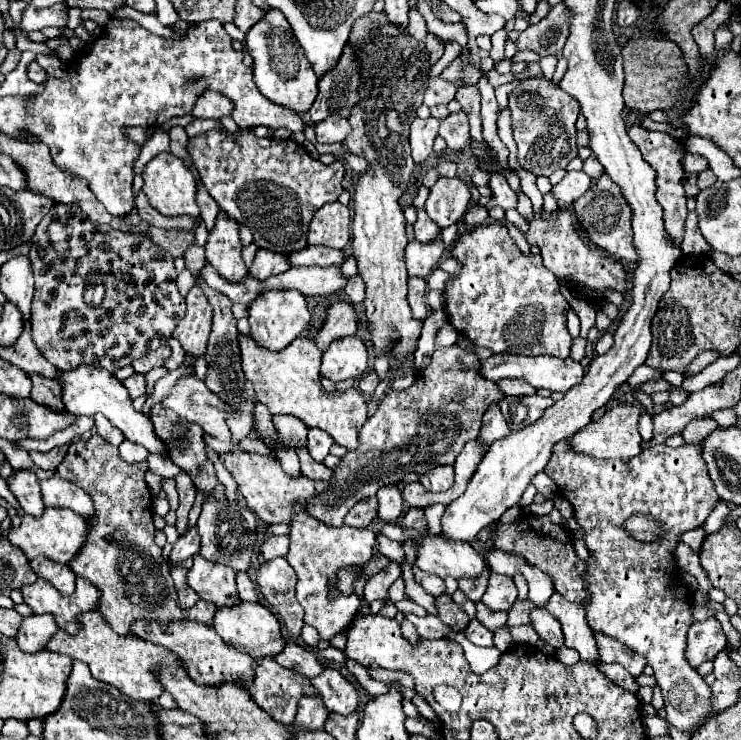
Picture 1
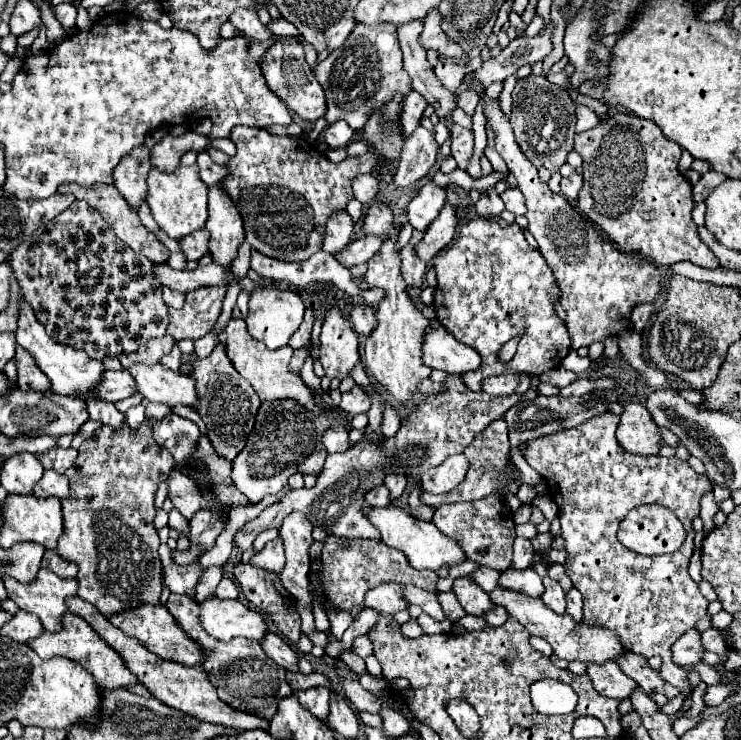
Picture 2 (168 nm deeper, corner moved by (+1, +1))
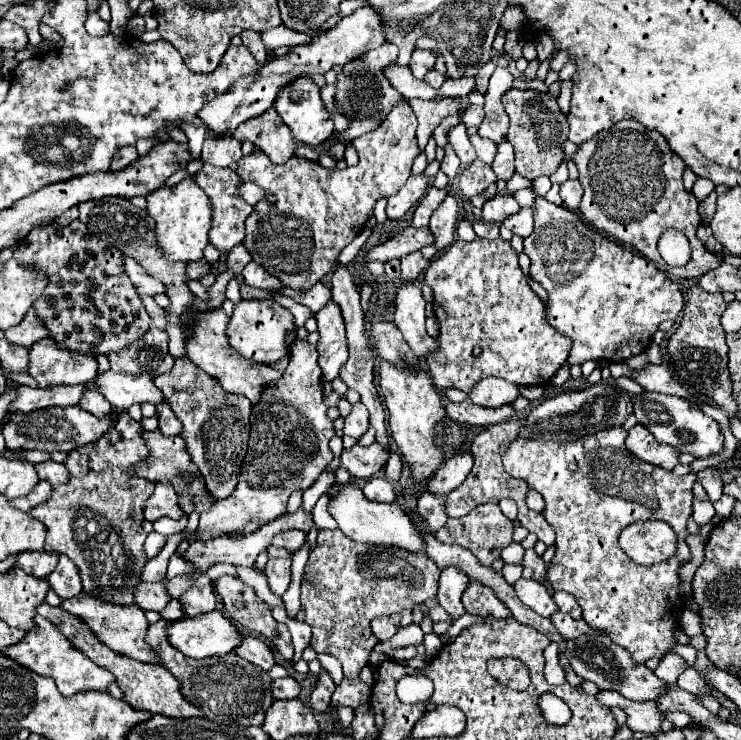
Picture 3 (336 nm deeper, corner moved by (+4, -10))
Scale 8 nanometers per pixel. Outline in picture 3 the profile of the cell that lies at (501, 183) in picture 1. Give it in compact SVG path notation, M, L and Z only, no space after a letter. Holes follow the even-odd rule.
M522 208L518 214L512 214L512 216L508 216L502 224L508 228L508 230L512 230L516 236L520 236L520 238L526 238L526 236L530 236L530 232L534 232L532 228L534 228L534 218L532 218L532 208Z

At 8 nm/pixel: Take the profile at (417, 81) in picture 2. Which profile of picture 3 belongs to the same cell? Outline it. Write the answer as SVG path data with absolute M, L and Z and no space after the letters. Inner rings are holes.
M460 122L458 126L450 128L448 130L448 142L452 146L452 150L456 152L456 156L460 158L460 168L458 168L458 174L456 176L462 176L462 172L472 164L472 160L476 158L476 152L468 140L468 134L466 134L466 126Z

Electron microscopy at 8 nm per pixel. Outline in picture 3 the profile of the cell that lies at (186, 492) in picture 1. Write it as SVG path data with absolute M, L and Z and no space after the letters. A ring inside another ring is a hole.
M156 482L156 488L154 488L152 496L146 500L142 510L144 510L144 518L150 522L154 522L162 516L168 516L172 520L180 520L184 516L182 508L178 508L176 492L174 492L172 484L166 484L166 482Z

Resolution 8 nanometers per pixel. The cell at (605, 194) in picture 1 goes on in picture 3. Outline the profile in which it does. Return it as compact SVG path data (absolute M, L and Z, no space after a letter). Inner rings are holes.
M622 120L582 142L572 154L572 160L580 170L578 180L584 188L580 212L598 232L606 232L612 240L634 246L636 252L644 254L662 272L668 272L668 276L674 278L700 278L720 266L718 258L708 252L696 236L696 228L702 220L698 216L696 196L682 184L686 164L668 148L668 142L660 132L648 130L636 120ZM668 228L684 232L692 244L692 260L682 268L672 268L656 256L656 242Z

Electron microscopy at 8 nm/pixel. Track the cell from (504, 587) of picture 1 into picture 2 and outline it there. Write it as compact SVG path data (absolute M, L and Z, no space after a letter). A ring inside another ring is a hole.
M531 567L523 569L523 571L517 571L517 569L503 571L499 581L497 581L497 587L505 587L509 591L525 593L529 597L541 597L541 593L543 593L541 577Z

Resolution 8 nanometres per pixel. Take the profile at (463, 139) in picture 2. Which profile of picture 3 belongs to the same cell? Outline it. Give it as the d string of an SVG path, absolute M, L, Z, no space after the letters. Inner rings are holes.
M474 160L466 172L460 176L460 190L466 198L474 198L482 194L490 184L496 184L498 178L490 164L482 164L482 160Z

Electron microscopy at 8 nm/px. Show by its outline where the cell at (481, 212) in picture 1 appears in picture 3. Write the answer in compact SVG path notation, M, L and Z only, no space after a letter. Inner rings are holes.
M496 196L492 200L488 200L482 208L482 220L484 222L494 222L494 224L502 224L504 218L512 216L514 212L520 210L520 204L512 198L512 196Z

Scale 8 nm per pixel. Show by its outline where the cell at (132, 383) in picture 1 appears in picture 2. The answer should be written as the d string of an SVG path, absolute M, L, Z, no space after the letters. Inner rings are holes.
M105 371L101 385L97 387L97 393L101 399L105 401L121 401L127 399L131 395L137 395L137 391L133 391L133 377L129 377L129 371Z

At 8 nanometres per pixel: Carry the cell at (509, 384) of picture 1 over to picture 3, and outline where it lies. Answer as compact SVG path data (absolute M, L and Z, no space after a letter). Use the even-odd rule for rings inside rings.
M486 378L480 380L468 398L484 408L500 408L504 404L510 404L518 396L518 388L514 384L508 384L502 378Z

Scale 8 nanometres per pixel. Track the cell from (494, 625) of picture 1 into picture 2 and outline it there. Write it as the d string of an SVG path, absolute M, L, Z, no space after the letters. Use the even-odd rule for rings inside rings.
M459 577L453 581L453 593L457 595L461 607L475 617L483 617L485 613L489 613L489 609L493 609L493 601L489 597L489 593L485 593L479 585L471 583L469 577Z

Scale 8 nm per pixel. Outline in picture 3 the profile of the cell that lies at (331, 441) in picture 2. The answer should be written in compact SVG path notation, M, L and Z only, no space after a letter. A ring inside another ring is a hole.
M378 442L370 446L356 444L354 448L342 450L340 454L340 460L348 468L348 472L354 478L362 478L362 480L376 476L386 466L388 458L390 458L390 446L382 446Z

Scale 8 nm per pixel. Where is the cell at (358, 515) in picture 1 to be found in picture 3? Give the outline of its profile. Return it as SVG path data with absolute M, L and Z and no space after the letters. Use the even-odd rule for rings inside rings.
M370 478L362 490L364 490L366 498L372 502L394 502L394 498L396 498L394 486L386 478Z

